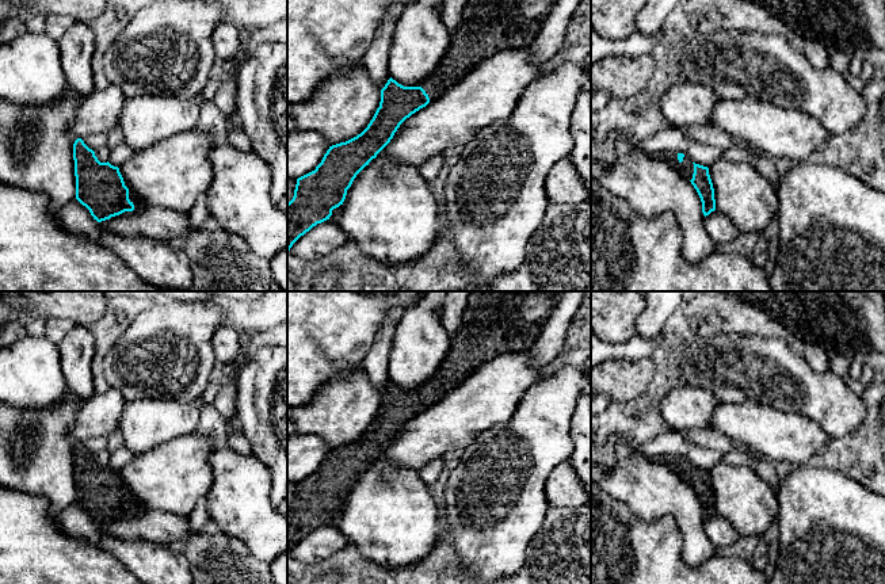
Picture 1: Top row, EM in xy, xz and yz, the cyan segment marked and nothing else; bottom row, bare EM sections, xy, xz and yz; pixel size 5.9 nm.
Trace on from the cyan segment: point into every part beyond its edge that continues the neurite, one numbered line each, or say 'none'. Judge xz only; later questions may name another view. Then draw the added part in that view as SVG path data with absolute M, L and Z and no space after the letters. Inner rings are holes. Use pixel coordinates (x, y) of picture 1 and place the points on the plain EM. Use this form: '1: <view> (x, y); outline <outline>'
1: xz (485, 332); outline M472 291L462 324L450 335L450 347L435 375L420 389L430 406L455 389L484 363L503 354L531 350L542 322L518 331L511 316L527 291Z

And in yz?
1: yz (686, 472); outline M668 455L664 457L664 465L668 466L672 472L675 472L688 485L693 482L694 467L688 461L684 459L683 465L680 466L678 463L678 457Z

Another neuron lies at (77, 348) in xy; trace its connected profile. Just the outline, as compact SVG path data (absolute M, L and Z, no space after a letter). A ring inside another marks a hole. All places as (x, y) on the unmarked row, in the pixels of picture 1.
M76 325L57 347L61 371L69 392L81 400L92 397L95 394L92 374L95 339L92 329Z

